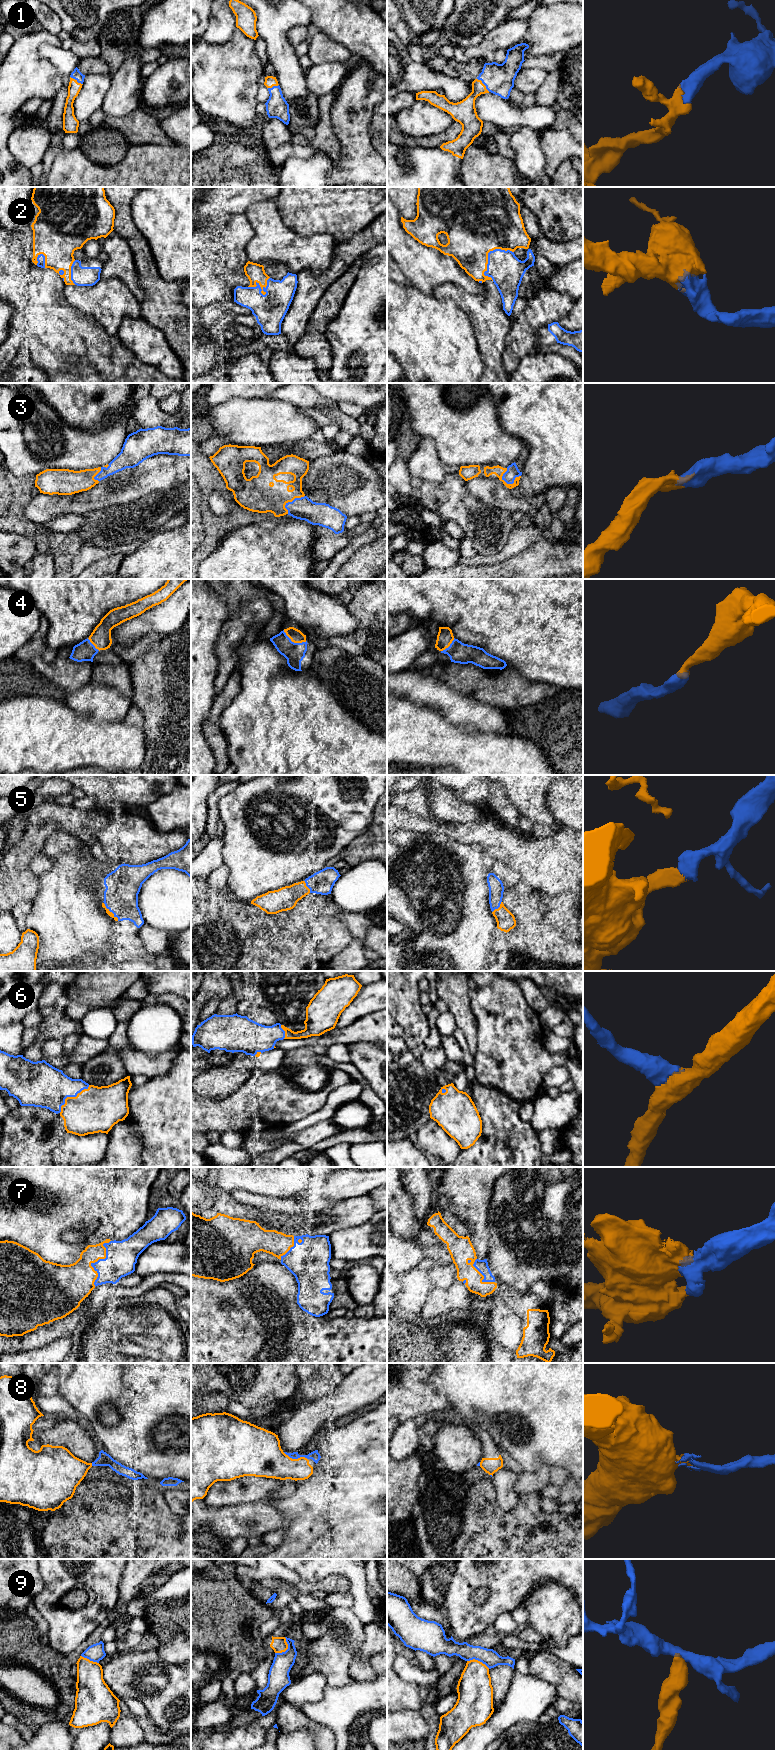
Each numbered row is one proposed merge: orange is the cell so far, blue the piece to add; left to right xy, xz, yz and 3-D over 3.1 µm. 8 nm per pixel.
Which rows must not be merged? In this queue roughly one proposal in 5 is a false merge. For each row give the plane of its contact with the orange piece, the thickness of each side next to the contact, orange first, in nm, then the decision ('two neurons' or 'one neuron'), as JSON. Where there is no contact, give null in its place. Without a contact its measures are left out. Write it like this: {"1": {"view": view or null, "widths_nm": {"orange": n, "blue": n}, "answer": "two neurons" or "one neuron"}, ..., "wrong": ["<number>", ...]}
{"1": {"view": "yz", "widths_nm": {"orange": 160, "blue": 240}, "answer": "one neuron"}, "2": {"view": "yz", "widths_nm": {"orange": 500, "blue": 280}, "answer": "one neuron"}, "3": {"view": "yz", "widths_nm": {"orange": 80, "blue": 100}, "answer": "one neuron"}, "4": {"view": "xz", "widths_nm": {"orange": 110, "blue": 160}, "answer": "one neuron"}, "5": {"view": "xy", "widths_nm": {"orange": 40, "blue": 280}, "answer": "one neuron"}, "6": {"view": "xy", "widths_nm": {"orange": 360, "blue": 360}, "answer": "one neuron"}, "7": {"view": "xy", "widths_nm": {"orange": 300, "blue": 260}, "answer": "one neuron"}, "8": {"view": "xz", "widths_nm": {"orange": 300, "blue": 80}, "answer": "one neuron"}, "9": {"view": "xz", "widths_nm": {"orange": 120, "blue": 180}, "answer": "two neurons"}, "wrong": ["9"]}

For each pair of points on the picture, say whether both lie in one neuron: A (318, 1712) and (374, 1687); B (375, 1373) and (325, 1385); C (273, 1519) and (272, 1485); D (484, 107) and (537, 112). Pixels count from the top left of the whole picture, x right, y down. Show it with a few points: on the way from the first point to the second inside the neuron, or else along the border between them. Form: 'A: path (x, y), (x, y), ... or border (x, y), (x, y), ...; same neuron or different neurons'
A: path (332, 1712), (348, 1710), (360, 1701); same neuron
B: border (335, 1383), (334, 1387), (326, 1394); different neurons
C: border (267, 1496), (258, 1500), (244, 1502); different neurons
D: path (497, 110), (507, 115), (524, 116); same neuron

